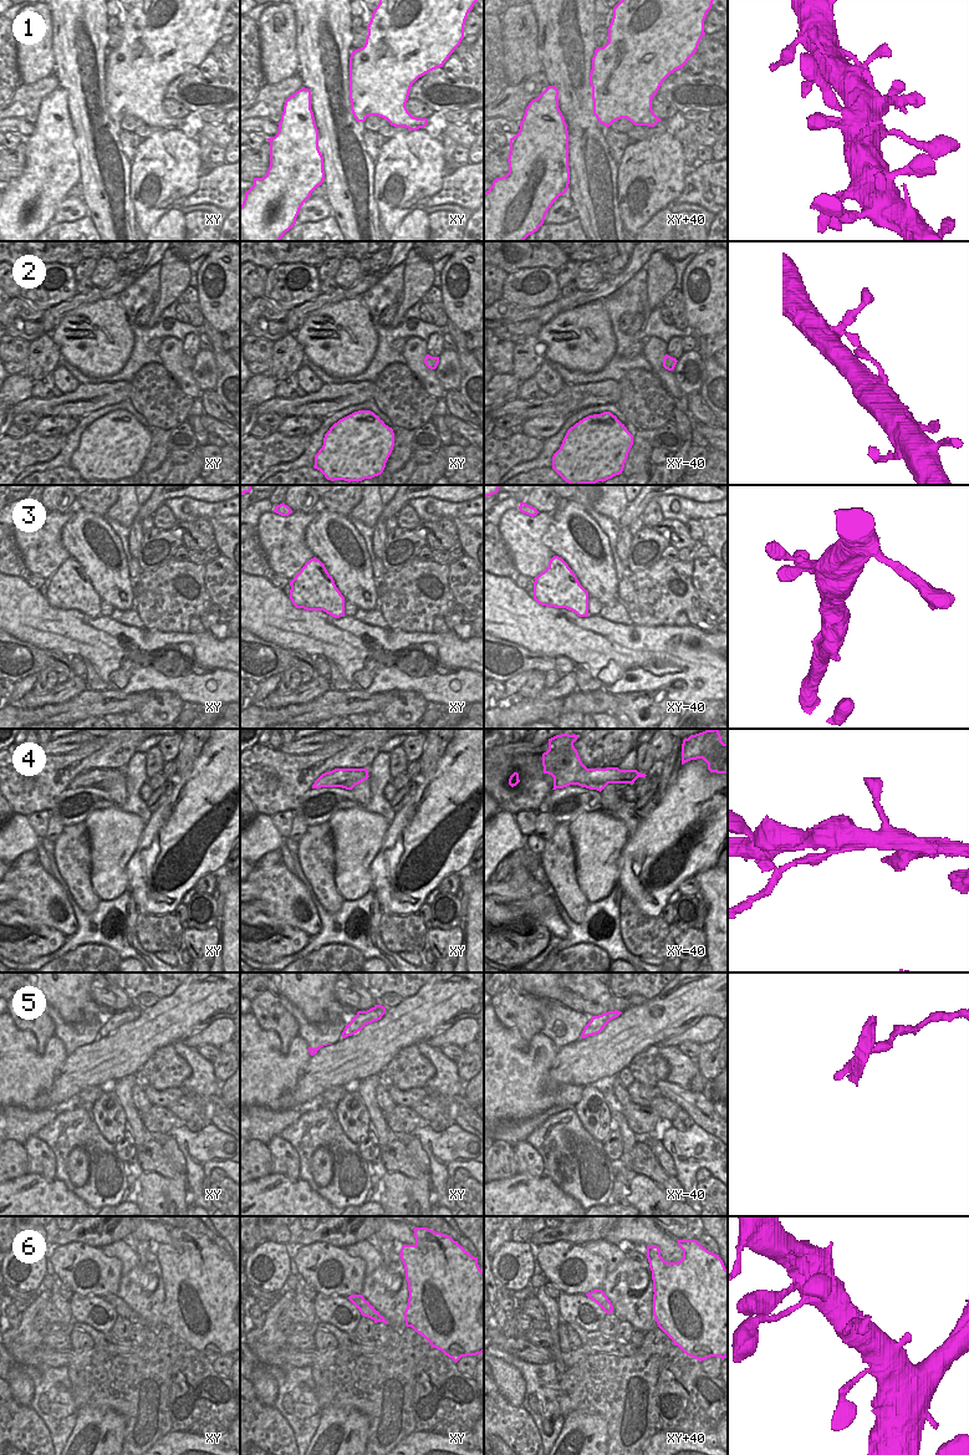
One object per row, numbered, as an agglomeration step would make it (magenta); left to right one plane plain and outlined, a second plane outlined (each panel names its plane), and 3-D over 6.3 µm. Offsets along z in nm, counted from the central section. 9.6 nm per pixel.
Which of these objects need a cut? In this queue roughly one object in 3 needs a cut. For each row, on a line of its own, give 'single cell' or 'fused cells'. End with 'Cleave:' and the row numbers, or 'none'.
1: single cell
2: single cell
3: single cell
4: fused cells
5: fused cells
6: single cell
Cleave: 4, 5

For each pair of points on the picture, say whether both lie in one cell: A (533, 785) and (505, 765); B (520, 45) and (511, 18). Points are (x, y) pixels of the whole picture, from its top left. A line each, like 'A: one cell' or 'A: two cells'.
A: one cell
B: one cell

